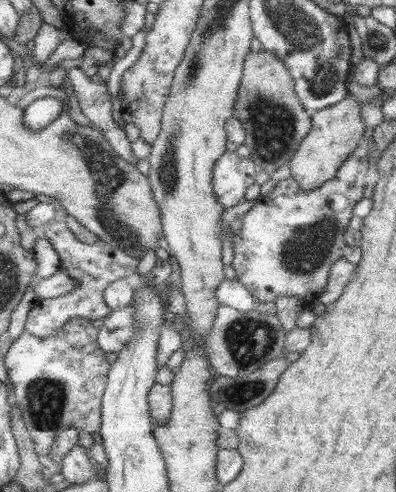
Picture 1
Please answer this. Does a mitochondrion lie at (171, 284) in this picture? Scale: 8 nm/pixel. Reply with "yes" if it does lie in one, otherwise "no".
no

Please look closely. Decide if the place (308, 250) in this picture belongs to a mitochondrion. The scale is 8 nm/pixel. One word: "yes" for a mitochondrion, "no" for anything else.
yes

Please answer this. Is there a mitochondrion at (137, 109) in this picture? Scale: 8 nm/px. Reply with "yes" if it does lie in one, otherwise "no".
no

